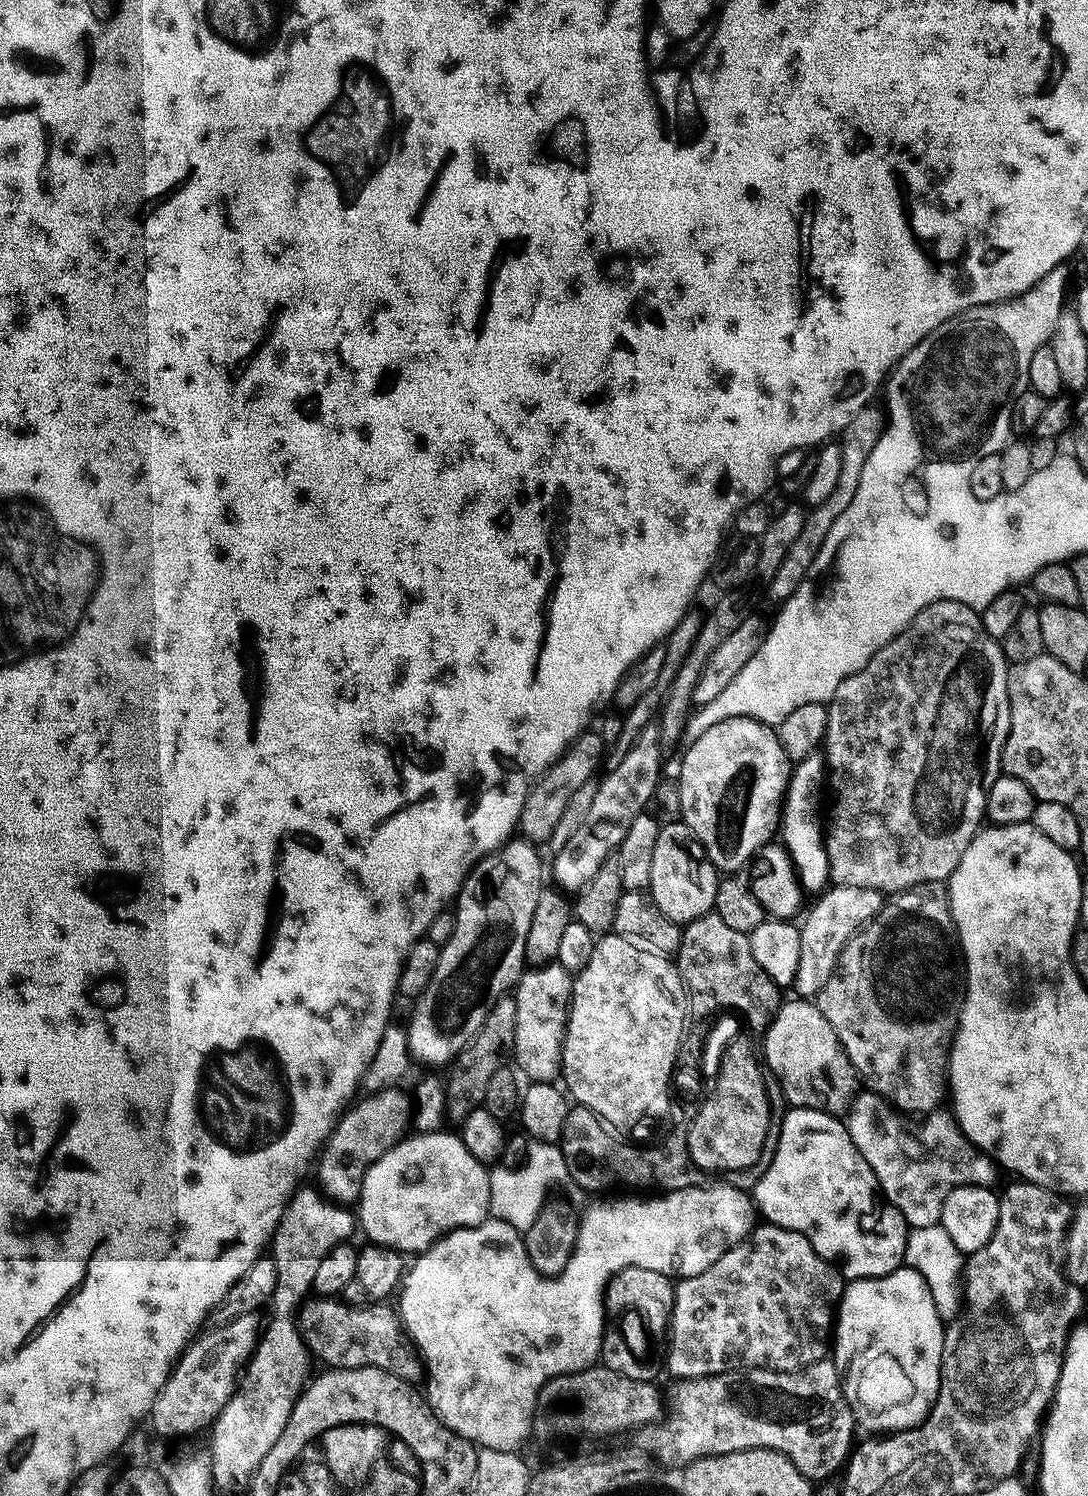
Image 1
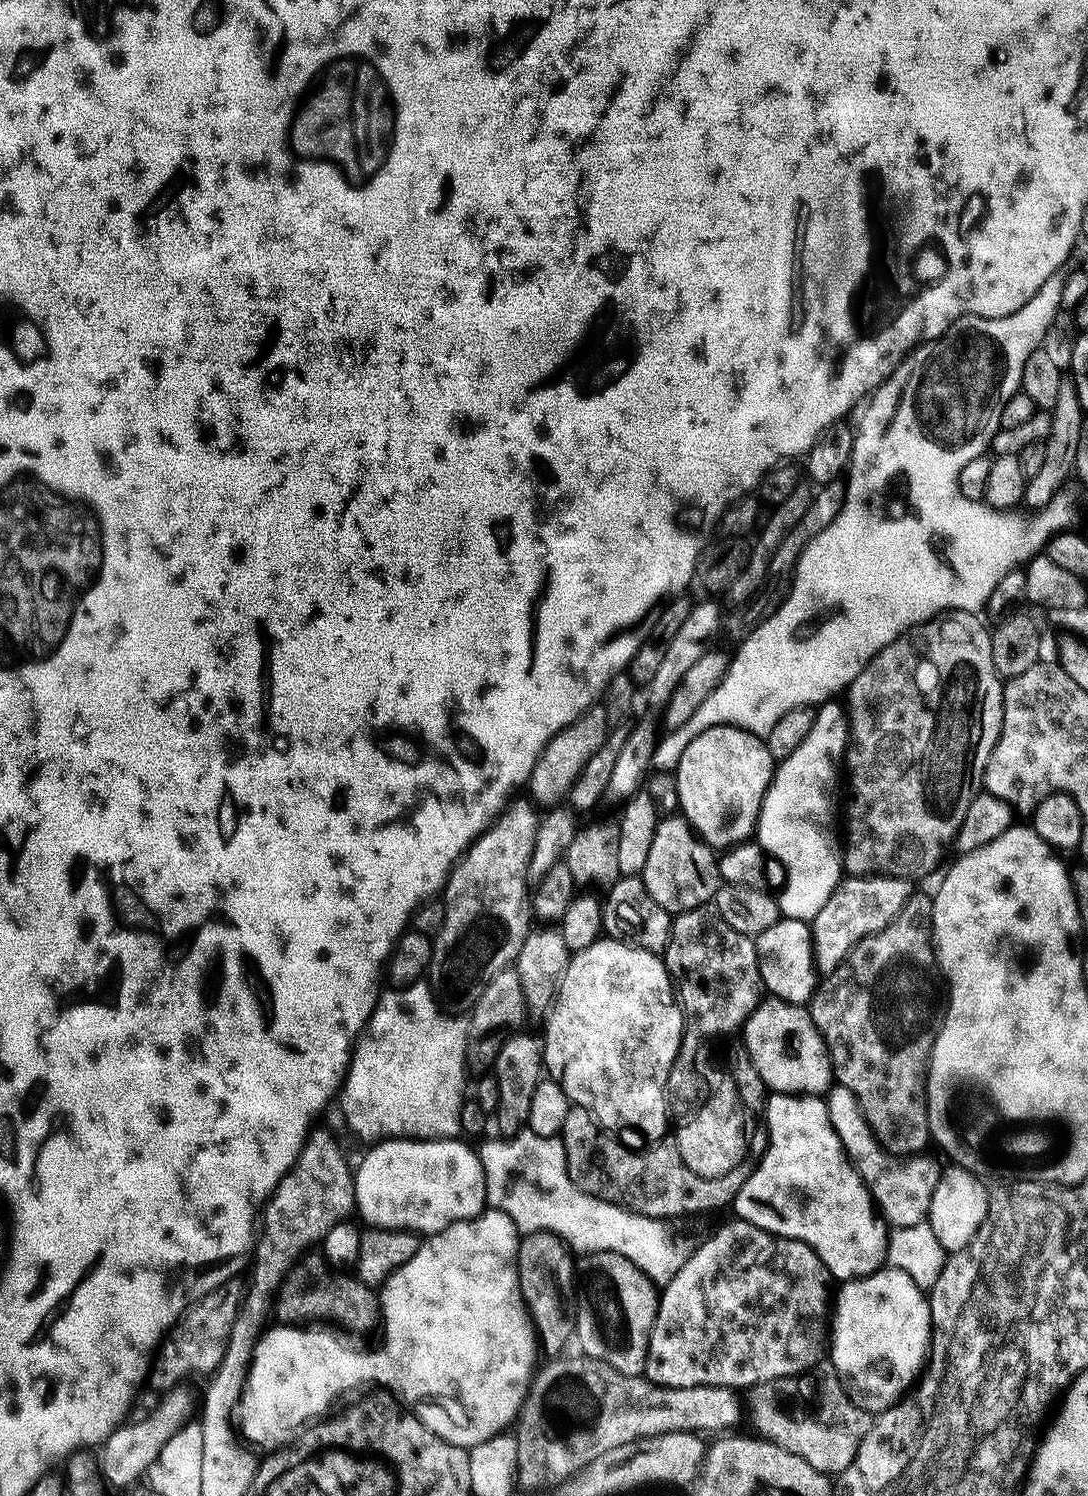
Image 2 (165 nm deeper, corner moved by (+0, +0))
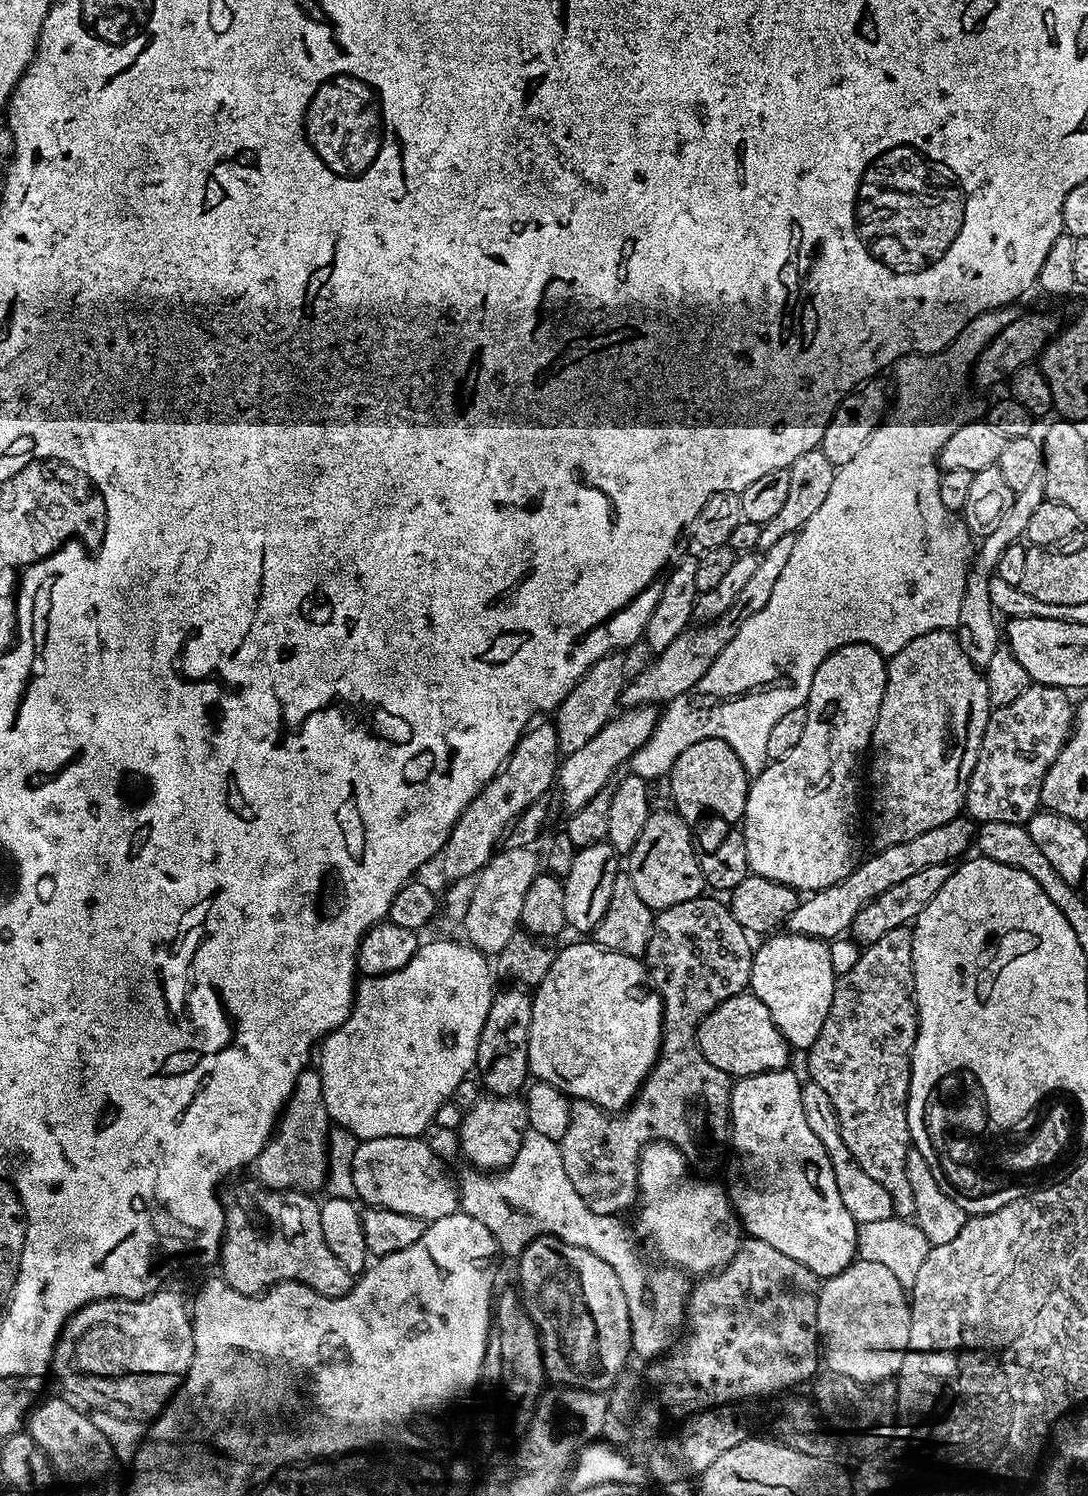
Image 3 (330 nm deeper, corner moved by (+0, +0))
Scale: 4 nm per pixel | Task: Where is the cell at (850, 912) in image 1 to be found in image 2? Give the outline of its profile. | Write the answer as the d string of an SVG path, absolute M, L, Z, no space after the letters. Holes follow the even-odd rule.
M848 876L841 879L833 893L830 894L826 906L811 920L812 929L812 953L816 959L816 971L827 974L835 970L838 965L850 954L850 950L862 938L866 938L875 932L881 932L884 927L900 913L902 906L914 895L913 881L902 876Z

